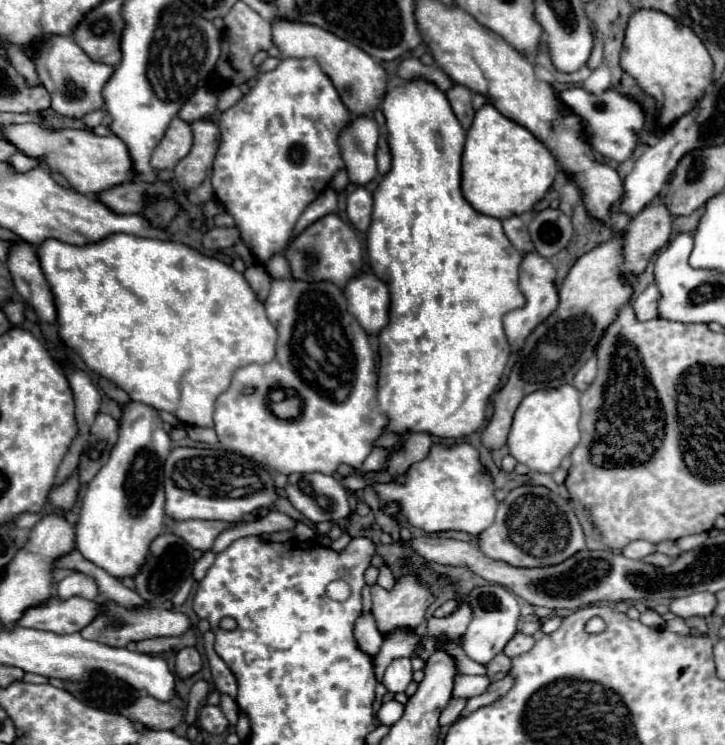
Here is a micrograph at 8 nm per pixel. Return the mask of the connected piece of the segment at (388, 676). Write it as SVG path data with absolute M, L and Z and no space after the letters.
M407 657L393 659L383 675L383 685L389 693L403 693L411 681L413 681L413 669L411 659Z

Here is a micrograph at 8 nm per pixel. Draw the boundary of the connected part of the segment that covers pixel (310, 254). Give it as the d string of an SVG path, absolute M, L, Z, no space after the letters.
M325 215L313 225L309 225L303 233L299 233L287 247L285 259L291 267L291 277L297 281L307 283L321 283L331 281L341 291L345 285L361 275L363 267L363 255L361 255L361 243L353 229L339 219L339 215Z

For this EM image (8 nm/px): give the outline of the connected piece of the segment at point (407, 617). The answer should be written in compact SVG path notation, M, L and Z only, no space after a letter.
M403 573L395 585L391 589L383 589L381 585L371 585L371 597L373 597L373 607L371 607L371 613L375 617L375 623L377 623L377 629L387 635L391 633L393 629L407 629L407 631L413 631L415 627L419 627L425 617L427 617L427 609L431 603L435 603L437 595L433 595L433 589L431 587L425 587L419 579L417 573Z

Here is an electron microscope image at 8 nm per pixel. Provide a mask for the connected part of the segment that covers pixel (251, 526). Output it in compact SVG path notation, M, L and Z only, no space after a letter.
M271 511L267 517L263 517L259 521L241 523L241 525L235 525L235 527L223 531L213 545L213 551L221 553L223 549L227 549L227 545L231 545L231 541L235 541L239 537L263 535L263 533L275 533L275 531L293 531L295 525L297 525L297 521L293 517L279 513L279 511Z

